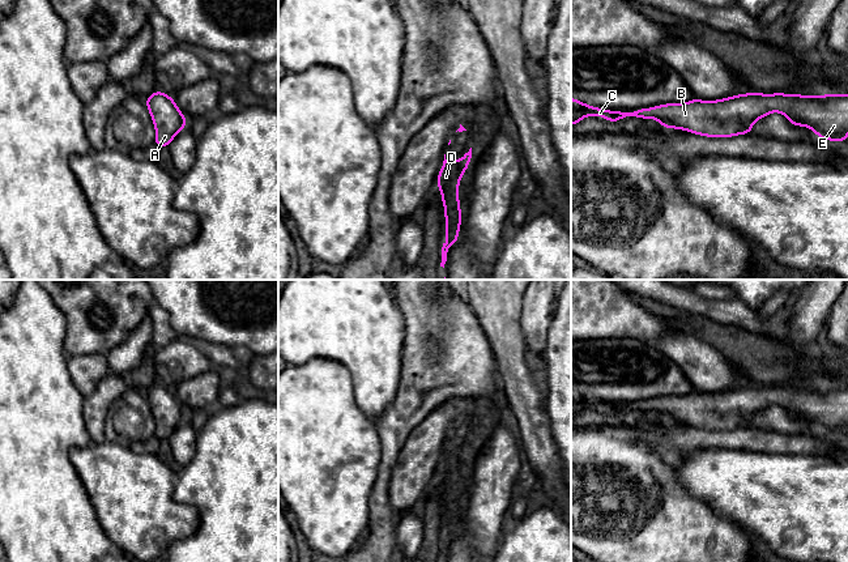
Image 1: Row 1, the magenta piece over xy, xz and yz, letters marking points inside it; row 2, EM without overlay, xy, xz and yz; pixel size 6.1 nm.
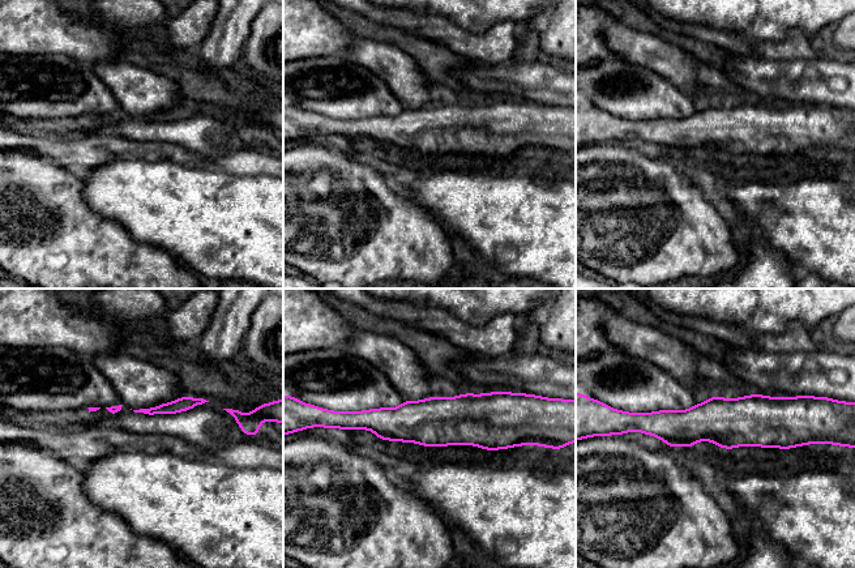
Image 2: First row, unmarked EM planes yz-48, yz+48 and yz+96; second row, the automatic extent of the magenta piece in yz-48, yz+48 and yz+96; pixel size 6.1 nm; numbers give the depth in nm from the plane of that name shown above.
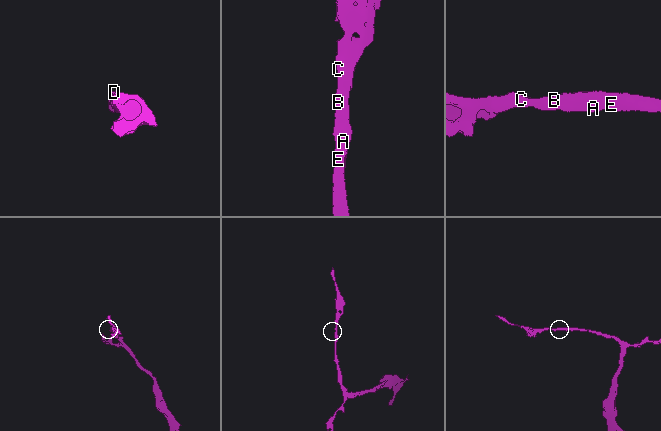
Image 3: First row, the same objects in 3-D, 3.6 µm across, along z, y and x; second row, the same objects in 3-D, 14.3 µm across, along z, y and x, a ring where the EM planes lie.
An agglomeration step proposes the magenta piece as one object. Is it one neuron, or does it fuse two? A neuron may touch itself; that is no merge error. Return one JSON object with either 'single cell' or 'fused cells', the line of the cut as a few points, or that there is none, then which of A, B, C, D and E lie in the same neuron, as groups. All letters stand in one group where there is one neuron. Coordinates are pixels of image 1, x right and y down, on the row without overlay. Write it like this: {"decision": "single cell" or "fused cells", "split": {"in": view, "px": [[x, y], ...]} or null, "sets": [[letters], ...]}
{"decision": "single cell", "split": null, "sets": [["A", "B", "C", "D", "E"]]}

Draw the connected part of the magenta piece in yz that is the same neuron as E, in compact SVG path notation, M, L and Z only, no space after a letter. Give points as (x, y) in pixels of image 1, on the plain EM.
M738 387L719 393L691 392L635 404L610 404L571 391L571 418L597 408L610 416L625 410L657 412L662 421L685 422L707 430L753 427L751 418L771 405L784 406L794 420L806 418L818 431L844 437L848 429L848 387Z

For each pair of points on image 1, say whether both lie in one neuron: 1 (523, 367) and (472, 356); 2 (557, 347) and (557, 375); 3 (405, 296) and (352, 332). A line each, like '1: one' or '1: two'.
1: two
2: one
3: two

